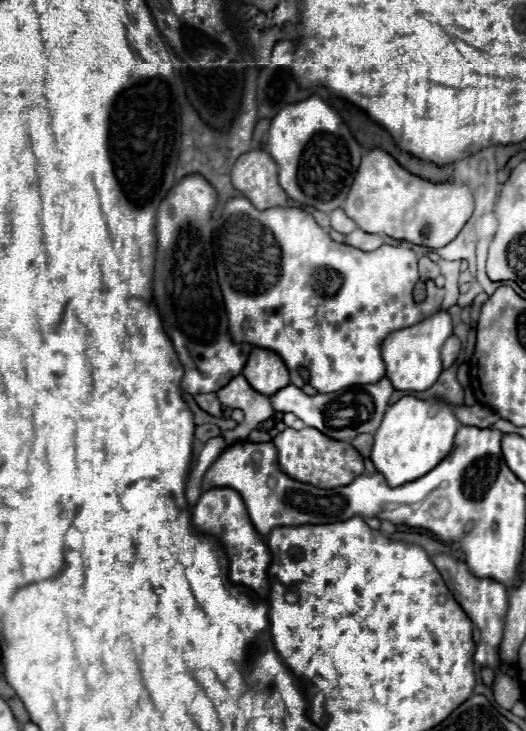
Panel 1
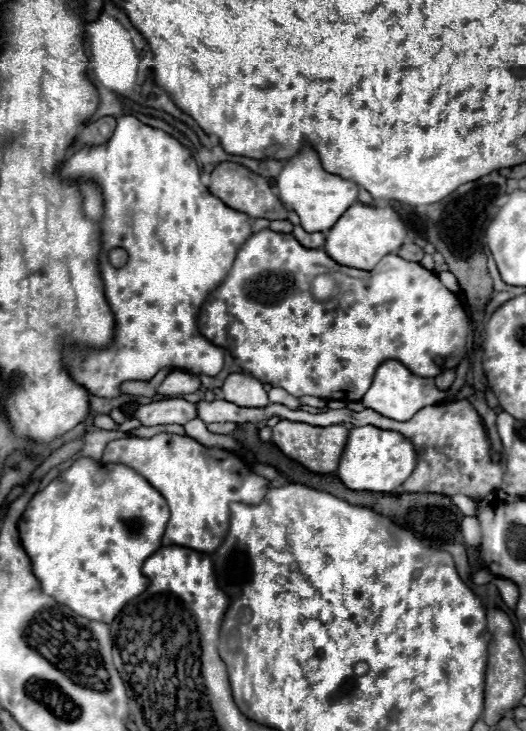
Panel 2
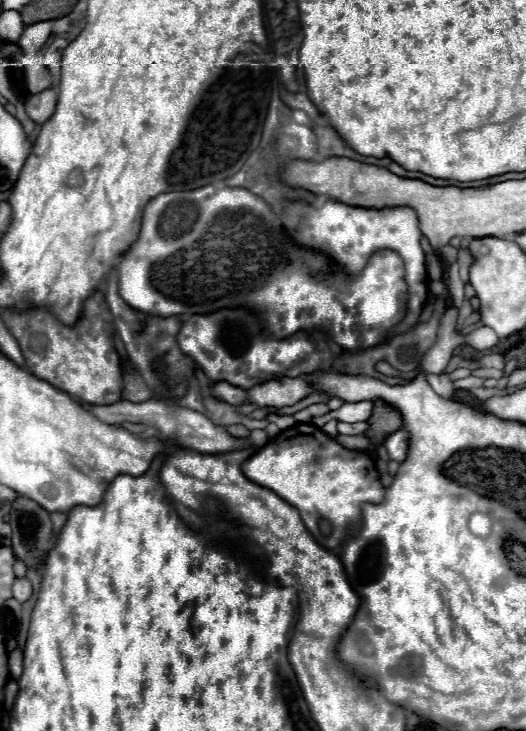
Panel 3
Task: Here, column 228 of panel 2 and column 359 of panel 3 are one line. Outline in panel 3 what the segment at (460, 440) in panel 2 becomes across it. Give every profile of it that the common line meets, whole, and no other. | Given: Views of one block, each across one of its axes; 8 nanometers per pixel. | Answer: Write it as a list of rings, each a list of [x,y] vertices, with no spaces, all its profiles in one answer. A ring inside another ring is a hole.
[[[354,402],[354,404],[342,404],[338,410],[329,412],[323,417],[316,417],[310,422],[312,425],[322,428],[330,420],[338,422],[366,422],[372,416],[372,402]]]

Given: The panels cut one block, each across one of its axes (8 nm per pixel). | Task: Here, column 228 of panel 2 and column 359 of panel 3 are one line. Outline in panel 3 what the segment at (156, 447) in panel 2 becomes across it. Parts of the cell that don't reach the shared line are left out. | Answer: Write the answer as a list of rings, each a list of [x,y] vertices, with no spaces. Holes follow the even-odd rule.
[[[296,424],[282,430],[254,456],[244,460],[240,470],[250,482],[272,490],[294,506],[308,532],[324,548],[338,548],[346,534],[356,532],[360,504],[378,504],[384,500],[384,486],[380,484],[374,460],[364,452],[342,448],[312,424]]]

